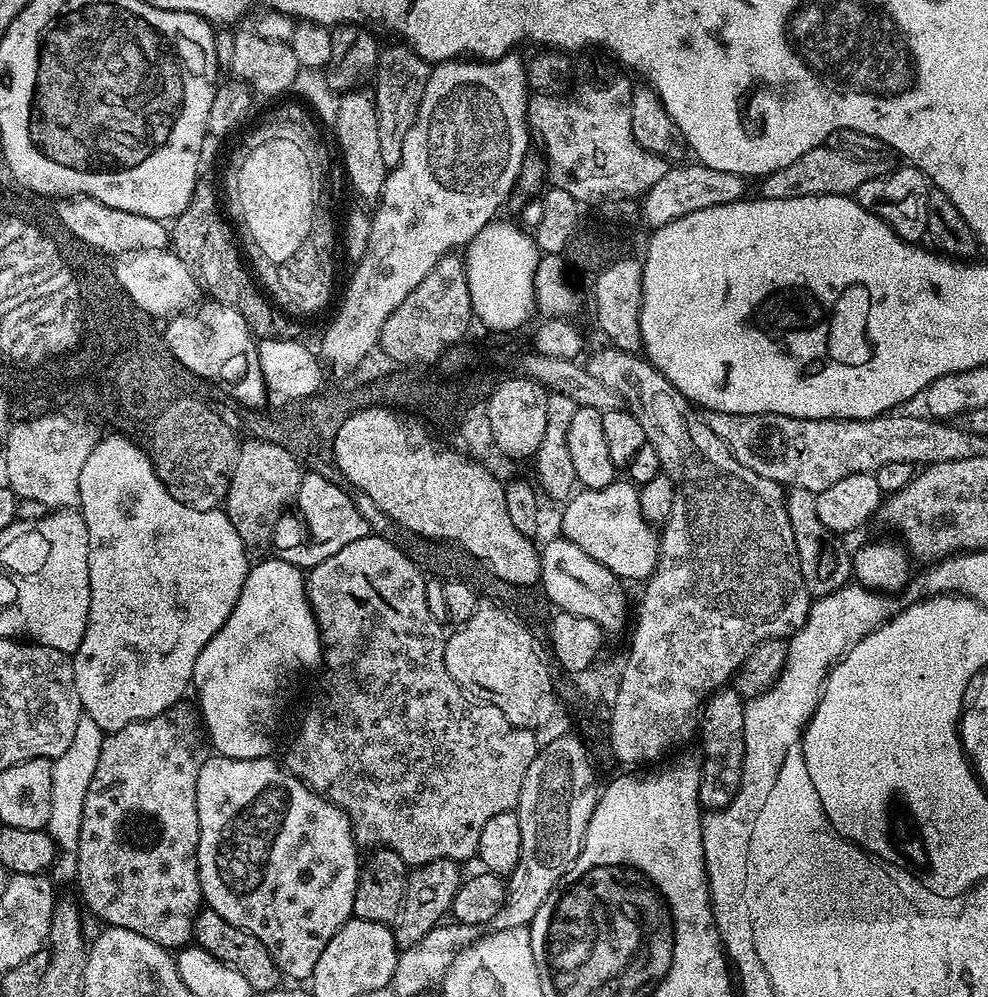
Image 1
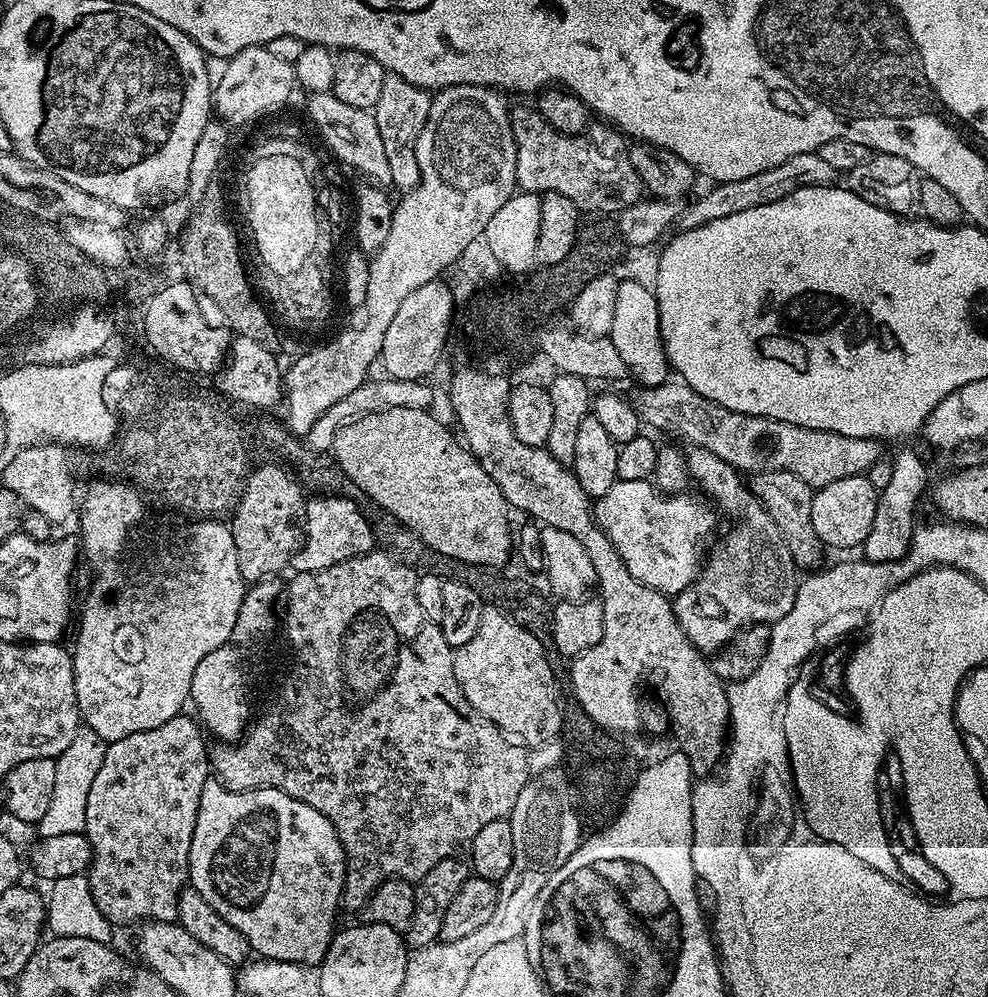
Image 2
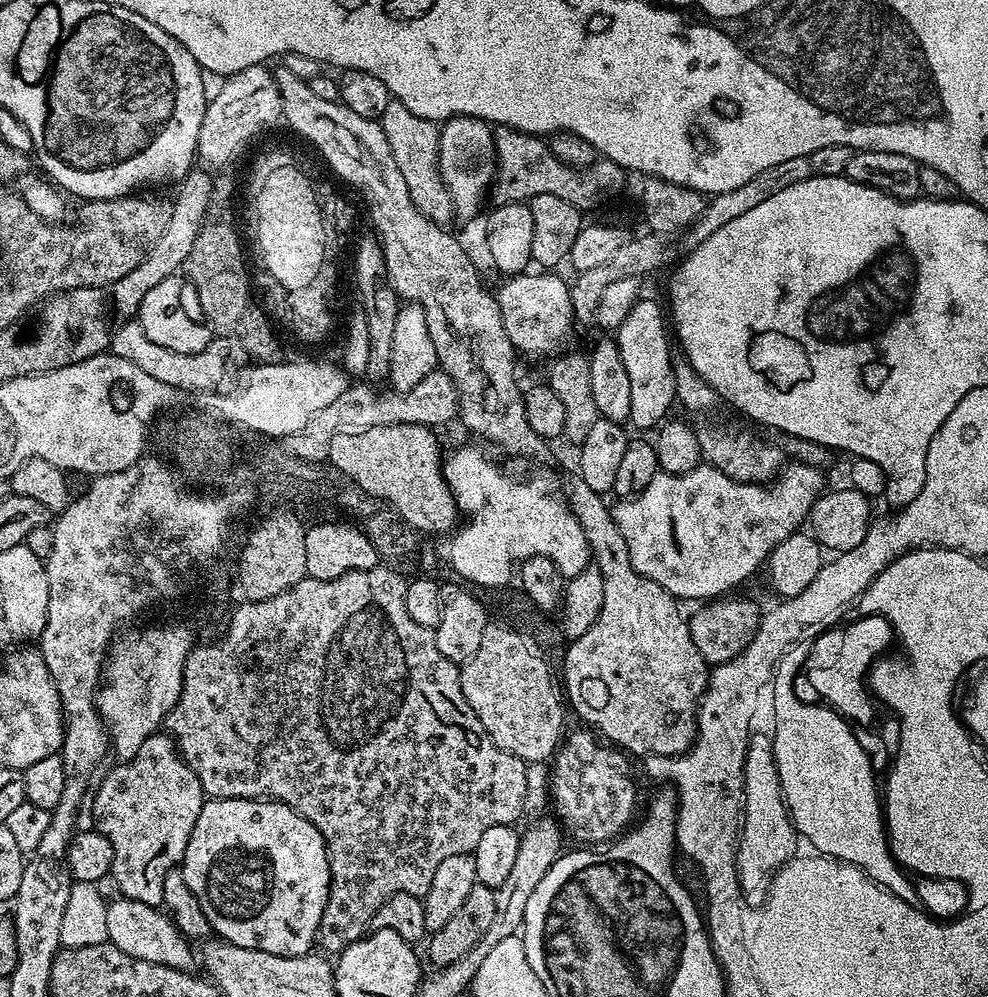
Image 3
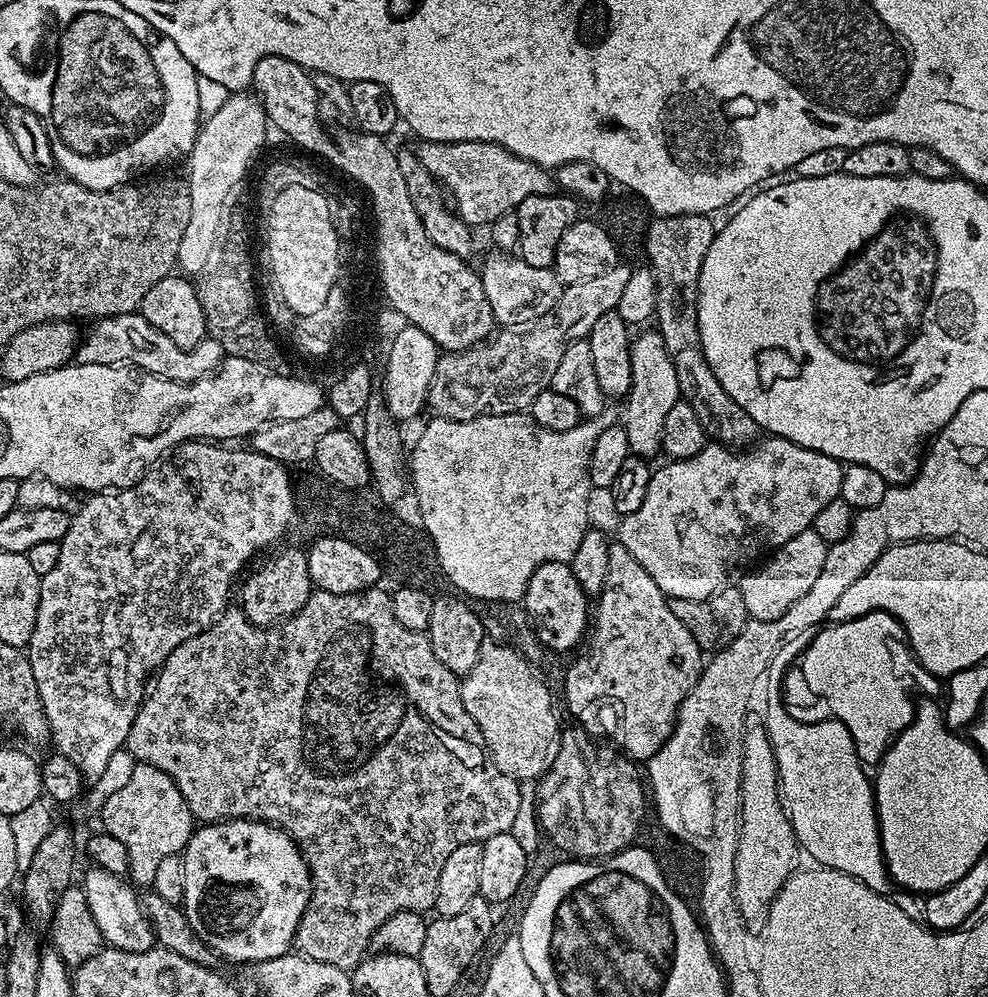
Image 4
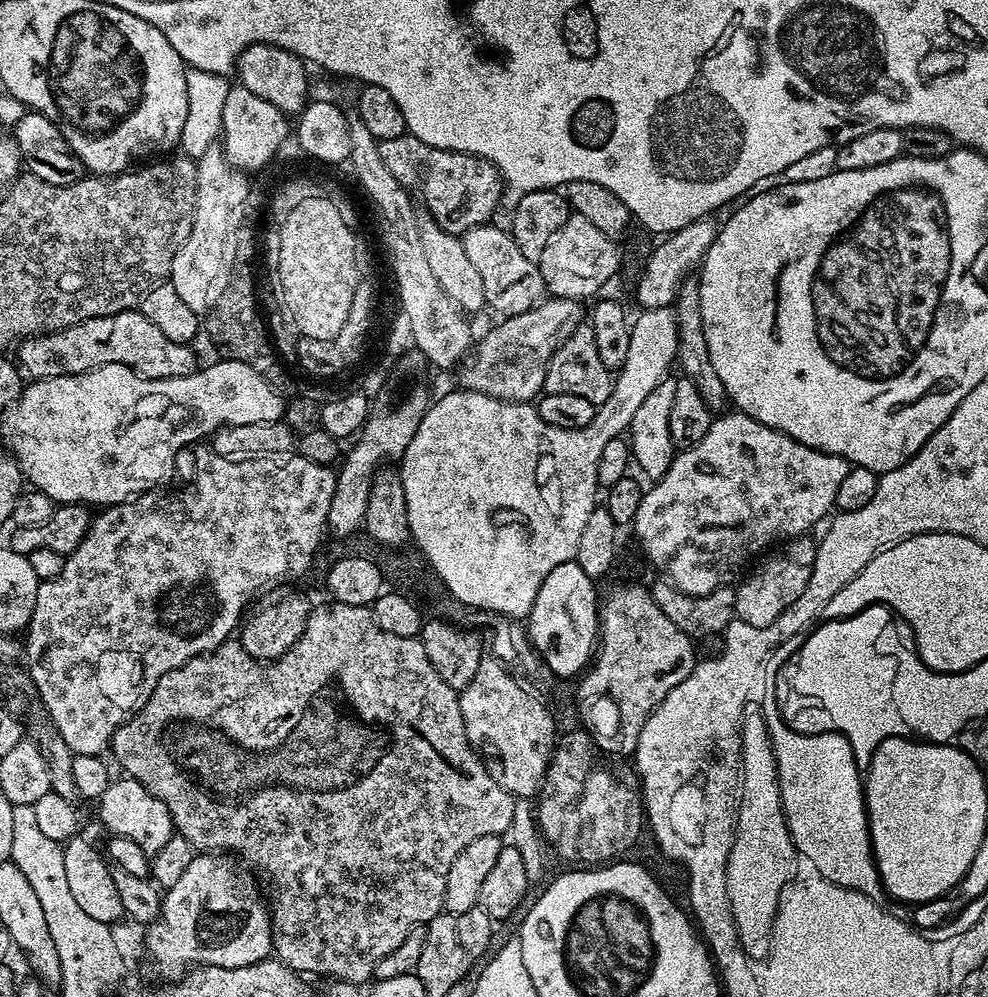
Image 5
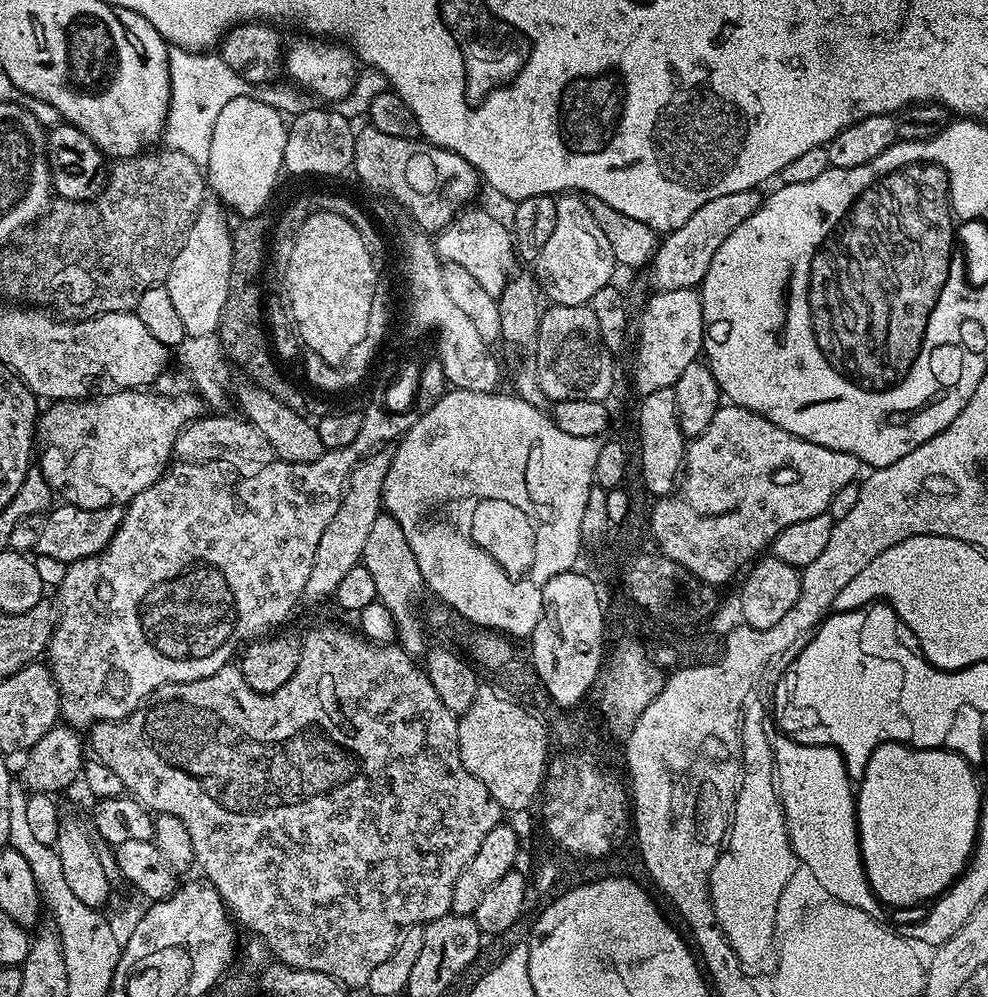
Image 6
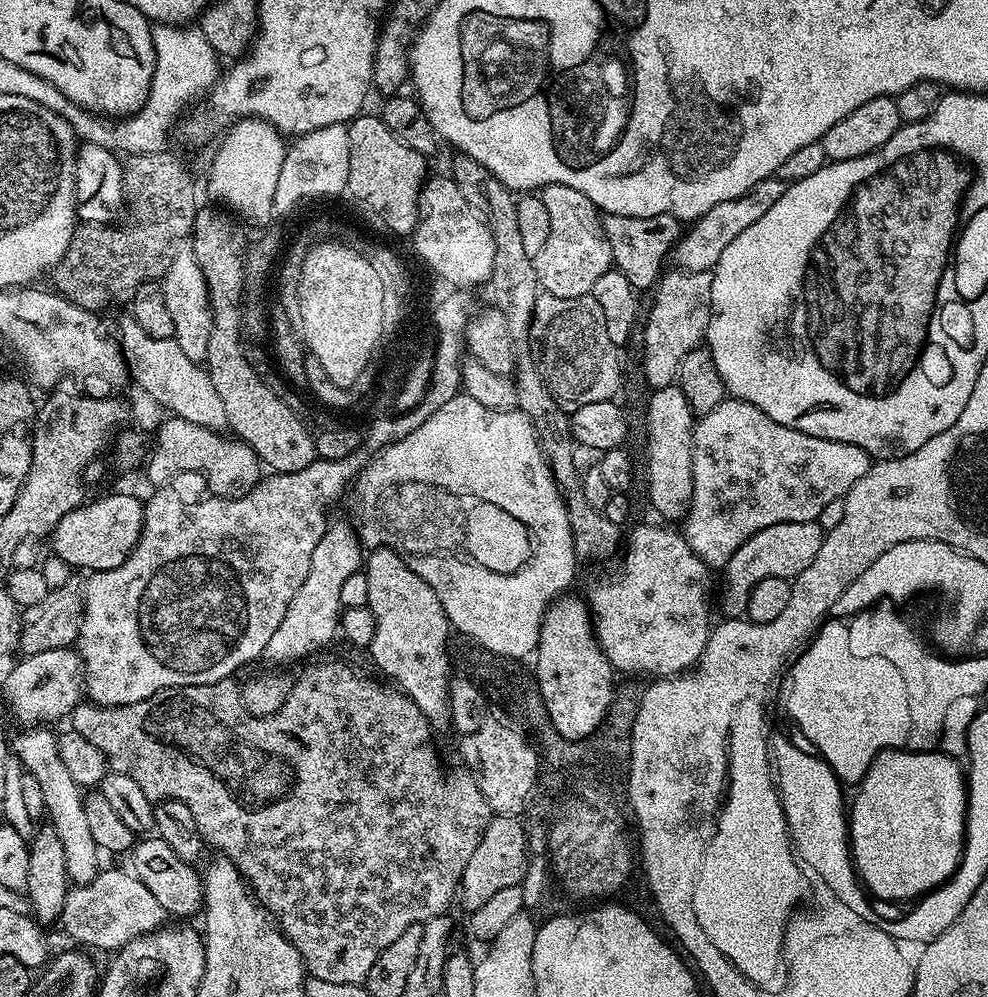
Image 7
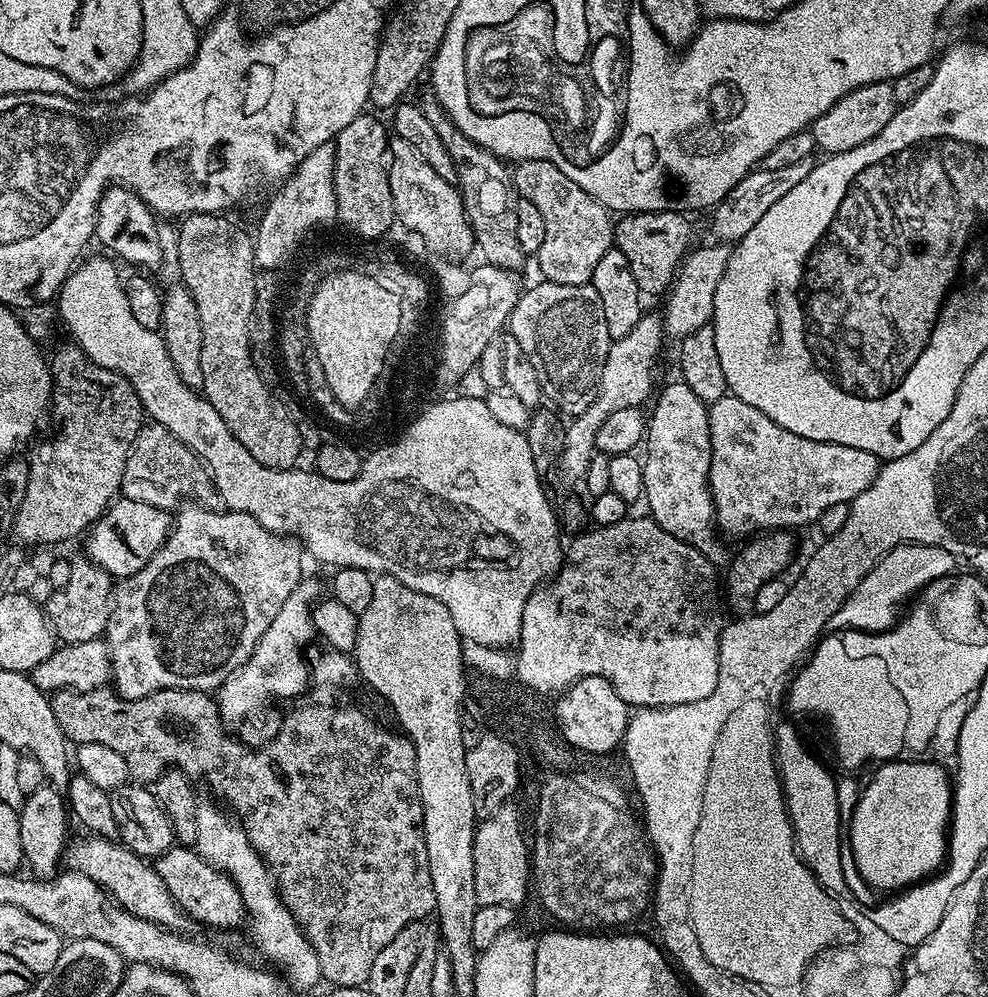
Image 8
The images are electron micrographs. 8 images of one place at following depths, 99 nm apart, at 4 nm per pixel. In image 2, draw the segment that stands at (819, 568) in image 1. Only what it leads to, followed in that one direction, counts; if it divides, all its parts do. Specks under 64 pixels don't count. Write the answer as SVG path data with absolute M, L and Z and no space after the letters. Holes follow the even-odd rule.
M786 470L757 472L751 477L750 487L752 493L762 502L764 509L780 527L782 538L790 550L792 561L796 563L797 569L819 569L825 563L824 553L826 553L826 547L819 540L818 533L814 530L814 525L811 522L813 488L806 482L802 482L802 478L798 478L798 474L790 474Z

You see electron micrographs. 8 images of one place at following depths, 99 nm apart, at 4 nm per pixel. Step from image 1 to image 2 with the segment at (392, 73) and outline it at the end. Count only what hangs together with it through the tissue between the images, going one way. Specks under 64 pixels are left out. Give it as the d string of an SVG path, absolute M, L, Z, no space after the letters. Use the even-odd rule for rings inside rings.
M385 75L374 115L378 122L378 134L382 134L382 146L386 146L386 163L390 165L390 184L391 187L397 188L397 193L412 192L420 184L416 139L418 134L422 134L422 126L426 126L431 105L432 96L425 89L406 82L406 78L401 76Z

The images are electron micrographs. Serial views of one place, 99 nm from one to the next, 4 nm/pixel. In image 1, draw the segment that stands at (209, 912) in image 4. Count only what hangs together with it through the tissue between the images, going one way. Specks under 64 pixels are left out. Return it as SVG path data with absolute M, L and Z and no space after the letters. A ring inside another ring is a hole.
M219 754L209 755L204 761L202 770L198 770L196 801L198 802L196 857L198 858L198 878L203 903L207 907L213 908L222 918L226 918L226 922L254 934L254 938L258 938L258 942L262 942L262 946L266 946L266 950L270 950L270 958L274 958L281 973L287 979L288 976L292 979L289 981L307 981L314 974L314 966L318 966L318 957L322 955L322 950L326 950L326 942L330 942L330 938L334 938L334 934L338 934L338 930L346 921L353 919L352 907L354 906L356 883L360 881L362 856L359 856L361 853L358 851L348 815L345 814L343 808L339 808L332 801L321 796L319 792L315 792L300 777L292 775L283 763L275 764L272 758L239 760L238 758L226 758Z

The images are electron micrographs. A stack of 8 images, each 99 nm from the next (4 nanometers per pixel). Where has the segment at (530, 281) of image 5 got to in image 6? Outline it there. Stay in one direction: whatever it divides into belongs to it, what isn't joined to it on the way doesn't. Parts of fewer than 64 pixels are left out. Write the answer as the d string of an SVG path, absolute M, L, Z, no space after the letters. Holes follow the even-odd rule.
M472 210L461 211L460 215L435 237L436 255L441 261L470 270L470 274L474 274L478 286L482 286L486 294L499 298L513 271L514 237L505 221L503 224L502 221L495 220L488 212L468 211Z

